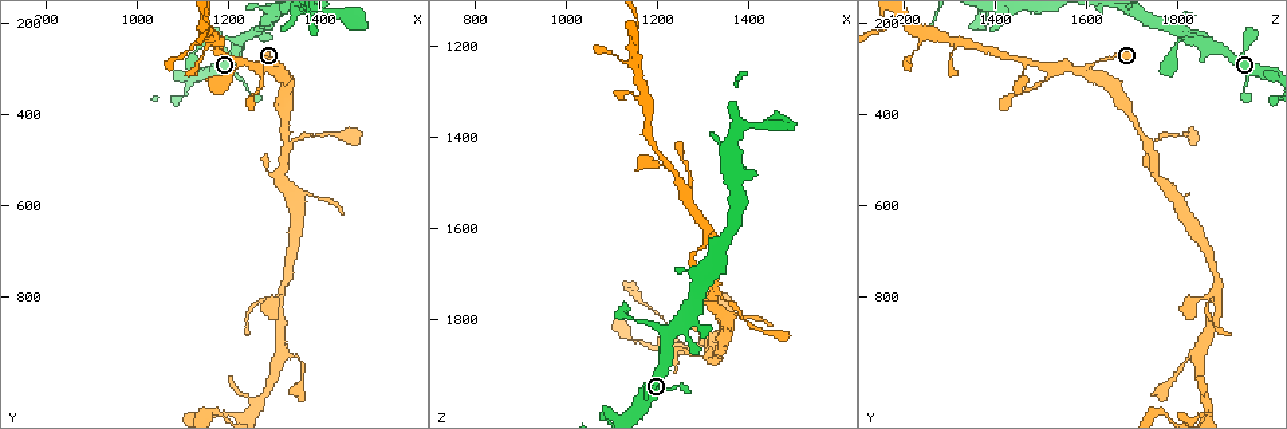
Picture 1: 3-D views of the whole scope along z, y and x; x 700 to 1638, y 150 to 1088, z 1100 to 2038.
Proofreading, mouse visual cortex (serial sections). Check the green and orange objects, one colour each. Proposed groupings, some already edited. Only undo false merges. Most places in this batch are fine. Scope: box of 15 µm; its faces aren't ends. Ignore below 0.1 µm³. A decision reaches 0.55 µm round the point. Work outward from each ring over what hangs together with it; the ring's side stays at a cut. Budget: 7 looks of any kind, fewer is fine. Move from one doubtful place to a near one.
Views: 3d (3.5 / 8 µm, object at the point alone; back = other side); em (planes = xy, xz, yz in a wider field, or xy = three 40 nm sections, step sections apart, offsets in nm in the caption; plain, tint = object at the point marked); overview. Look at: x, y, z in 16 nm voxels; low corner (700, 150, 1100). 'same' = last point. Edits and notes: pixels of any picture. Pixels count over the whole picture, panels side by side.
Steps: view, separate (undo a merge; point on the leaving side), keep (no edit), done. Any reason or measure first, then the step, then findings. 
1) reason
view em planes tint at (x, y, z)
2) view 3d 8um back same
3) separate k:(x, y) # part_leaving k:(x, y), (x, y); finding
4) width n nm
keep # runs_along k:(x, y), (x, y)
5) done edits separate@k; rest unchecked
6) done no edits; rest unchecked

arms part here
view 3d 8um at (1315, 310, 1605)

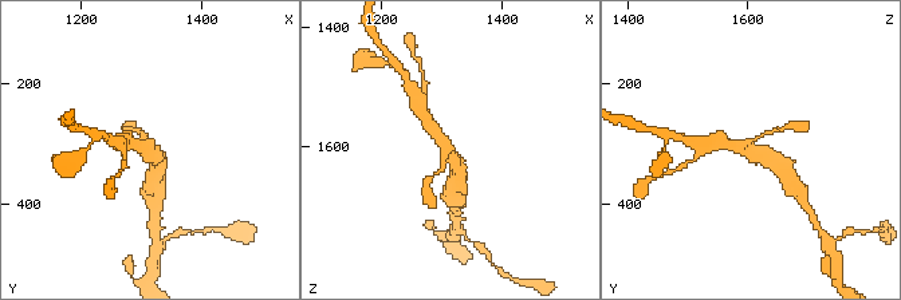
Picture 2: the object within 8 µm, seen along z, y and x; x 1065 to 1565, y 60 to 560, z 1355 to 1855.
view em xy step 5 tint at (1315, 305, 1595)

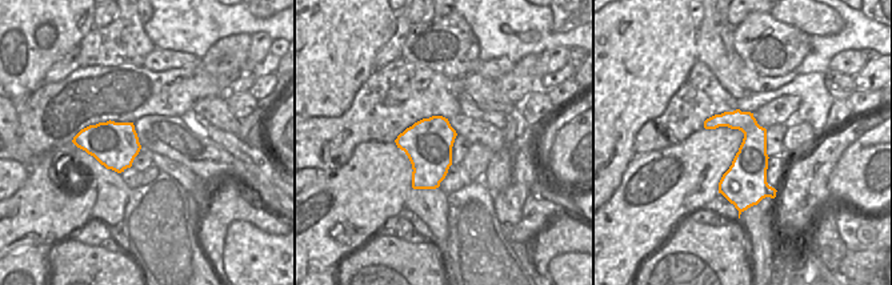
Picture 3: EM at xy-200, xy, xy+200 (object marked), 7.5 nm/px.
keep # runs_along 2:(134, 130), (158, 162); one cell here

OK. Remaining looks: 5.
arms part here
view 3d 3.5um at (1325, 470, 1730)

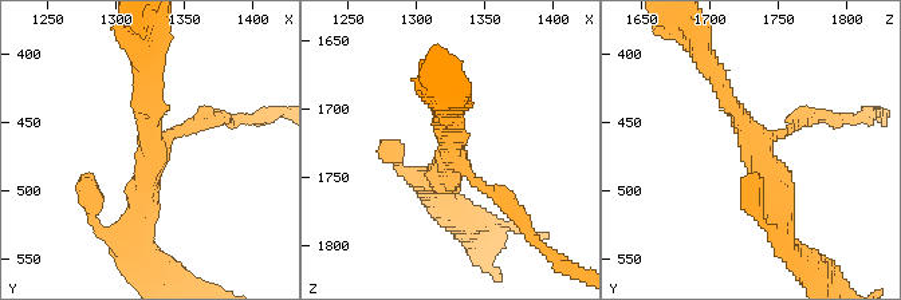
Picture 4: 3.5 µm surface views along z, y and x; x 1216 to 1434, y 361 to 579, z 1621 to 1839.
arms 3; arm_widths 150, 200, 350 nm; need the tissue
view em xy step 1 tint at (1326, 470, 1734)

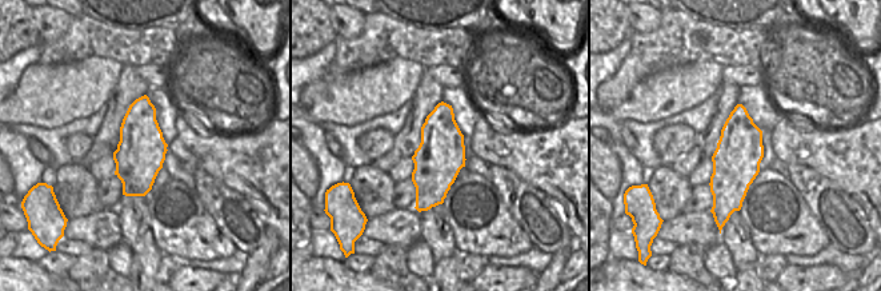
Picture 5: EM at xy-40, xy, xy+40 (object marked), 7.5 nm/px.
keep # runs_along 4:(715, 71), (770, 173), (783, 227); one cell here

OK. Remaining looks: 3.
sudden change in width
view 3d 8um at (1190, 320, 1460)

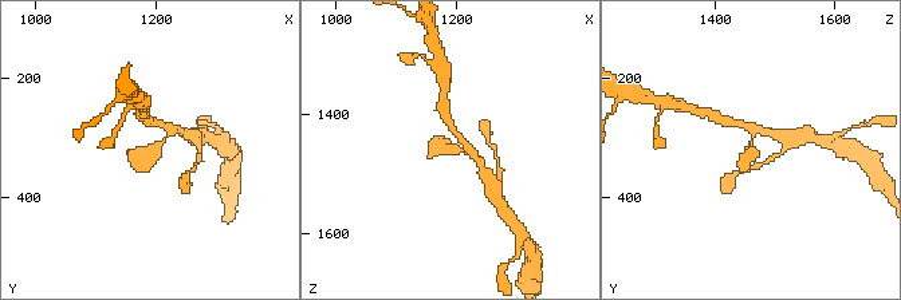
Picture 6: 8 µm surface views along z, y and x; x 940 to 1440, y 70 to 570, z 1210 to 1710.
shape alone is not enough
view em planes tint at (1185, 320, 1460)

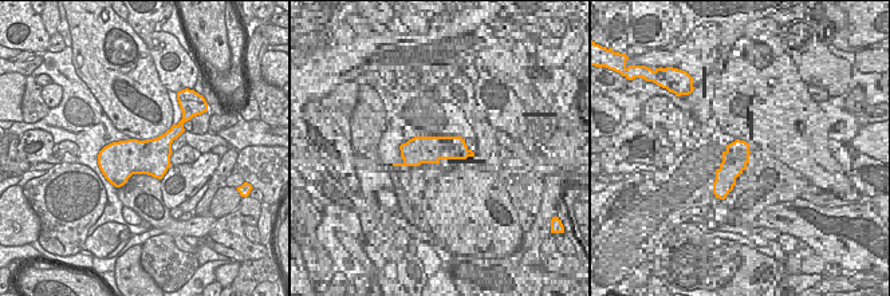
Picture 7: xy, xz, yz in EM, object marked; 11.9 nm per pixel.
keep # runs_along 6:(173, 129), (142, 153), (137, 170); one cell here

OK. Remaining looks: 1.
done no edits; rest unchecked

